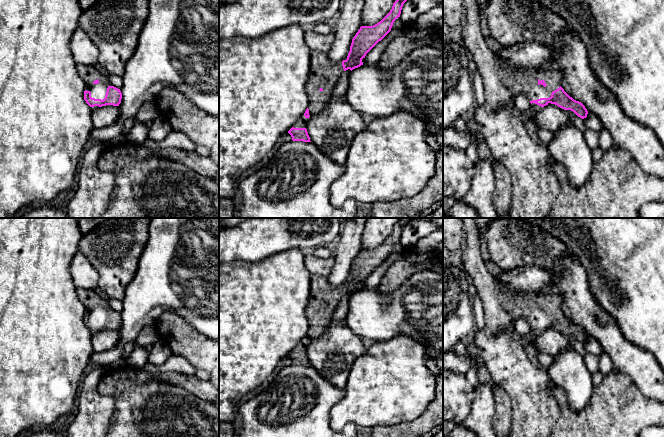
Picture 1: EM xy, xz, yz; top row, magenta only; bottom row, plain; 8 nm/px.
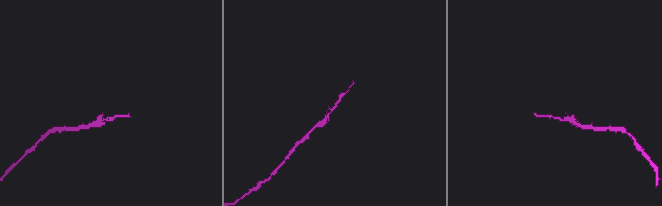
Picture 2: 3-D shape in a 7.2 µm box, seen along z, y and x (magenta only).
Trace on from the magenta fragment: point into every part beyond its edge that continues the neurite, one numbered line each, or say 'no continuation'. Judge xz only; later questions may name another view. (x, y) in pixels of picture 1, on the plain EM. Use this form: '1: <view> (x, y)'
1: xz (325, 298)

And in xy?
1: xy (89, 298)

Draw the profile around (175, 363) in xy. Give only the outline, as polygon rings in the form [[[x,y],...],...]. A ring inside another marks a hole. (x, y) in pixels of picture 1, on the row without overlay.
[[[172,354],[163,365],[154,366],[146,363],[143,370],[148,374],[161,374],[166,372],[178,372],[186,375],[195,375],[197,369],[183,356]]]

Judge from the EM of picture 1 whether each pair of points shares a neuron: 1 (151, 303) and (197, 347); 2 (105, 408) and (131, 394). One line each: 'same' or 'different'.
1: different
2: different

